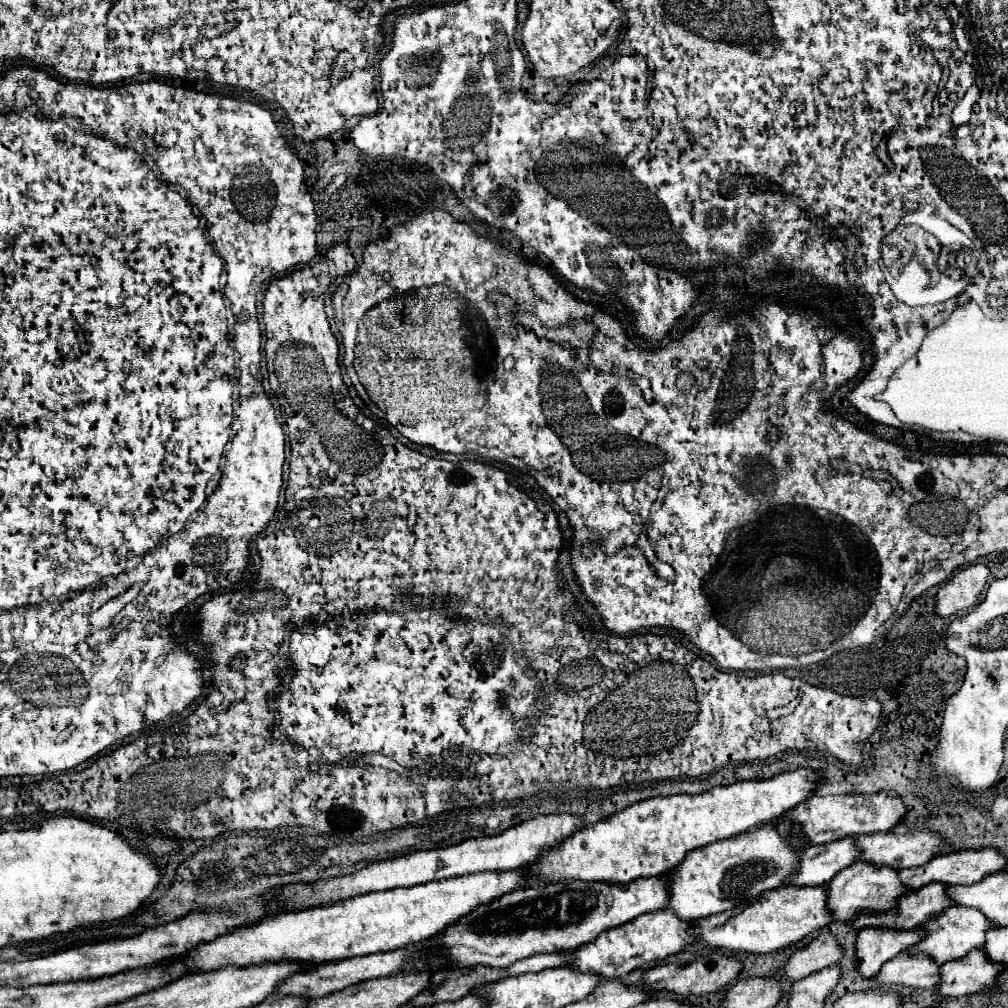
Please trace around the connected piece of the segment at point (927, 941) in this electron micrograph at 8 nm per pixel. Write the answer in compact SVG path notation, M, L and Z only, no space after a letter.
M947 907L945 911L929 917L923 925L919 925L919 929L923 931L923 939L913 945L909 949L911 955L929 955L935 959L937 965L943 965L951 959L959 959L963 955L967 955L971 949L975 947L983 947L983 939L985 939L985 931L991 929L993 925L987 923L987 917L981 911L969 909L969 907Z

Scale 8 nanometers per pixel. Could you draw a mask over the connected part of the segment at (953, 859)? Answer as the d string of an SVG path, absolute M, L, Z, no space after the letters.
M963 849L963 851L953 851L947 855L937 855L931 861L927 861L921 867L911 867L911 869L901 869L899 871L899 879L901 883L909 889L909 891L917 891L923 885L931 883L931 881L939 881L945 885L971 885L977 883L977 879L983 879L987 873L995 873L999 869L995 867L1005 867L1005 857L999 855L995 849Z

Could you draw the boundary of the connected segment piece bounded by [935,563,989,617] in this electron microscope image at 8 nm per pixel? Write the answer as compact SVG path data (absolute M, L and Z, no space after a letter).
M981 563L969 565L967 569L951 577L937 593L937 605L935 605L937 615L949 617L953 613L969 609L977 601L977 595L983 591L987 577L989 569Z

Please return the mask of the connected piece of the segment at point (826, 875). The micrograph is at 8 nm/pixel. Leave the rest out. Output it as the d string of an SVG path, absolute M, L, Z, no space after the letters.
M839 839L827 845L811 845L803 851L799 867L787 877L785 885L817 887L827 883L837 871L849 867L859 859L853 839Z

